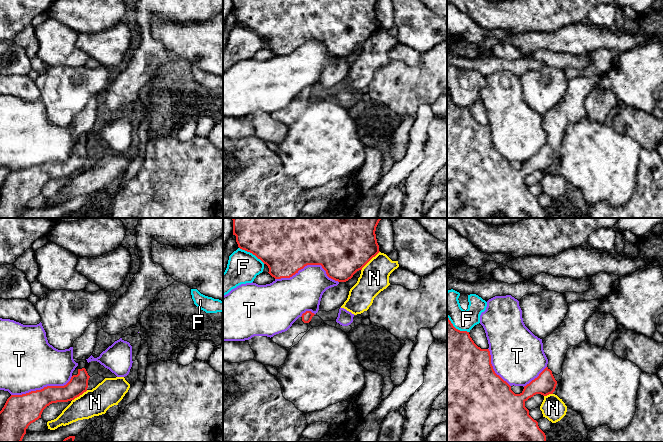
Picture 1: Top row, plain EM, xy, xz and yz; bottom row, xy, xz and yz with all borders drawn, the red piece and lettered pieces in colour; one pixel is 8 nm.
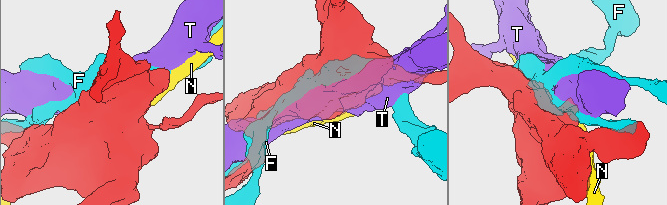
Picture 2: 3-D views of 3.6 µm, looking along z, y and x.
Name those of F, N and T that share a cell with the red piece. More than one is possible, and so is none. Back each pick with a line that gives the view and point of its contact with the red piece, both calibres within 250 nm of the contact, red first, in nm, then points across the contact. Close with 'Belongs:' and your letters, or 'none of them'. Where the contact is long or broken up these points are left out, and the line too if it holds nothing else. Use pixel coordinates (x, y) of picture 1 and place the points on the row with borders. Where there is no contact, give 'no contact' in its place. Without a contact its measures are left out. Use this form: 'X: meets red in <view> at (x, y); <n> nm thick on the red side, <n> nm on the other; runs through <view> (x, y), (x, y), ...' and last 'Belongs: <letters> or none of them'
Belongs: none of them

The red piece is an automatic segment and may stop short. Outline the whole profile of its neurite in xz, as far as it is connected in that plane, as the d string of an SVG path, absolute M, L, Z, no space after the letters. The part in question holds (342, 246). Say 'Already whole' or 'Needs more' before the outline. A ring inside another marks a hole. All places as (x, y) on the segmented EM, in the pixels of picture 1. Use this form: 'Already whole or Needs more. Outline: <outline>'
Already whole. Outline: M232 218L238 247L252 253L269 268L275 279L290 278L307 265L321 265L329 278L346 282L379 251L376 227L381 218Z

